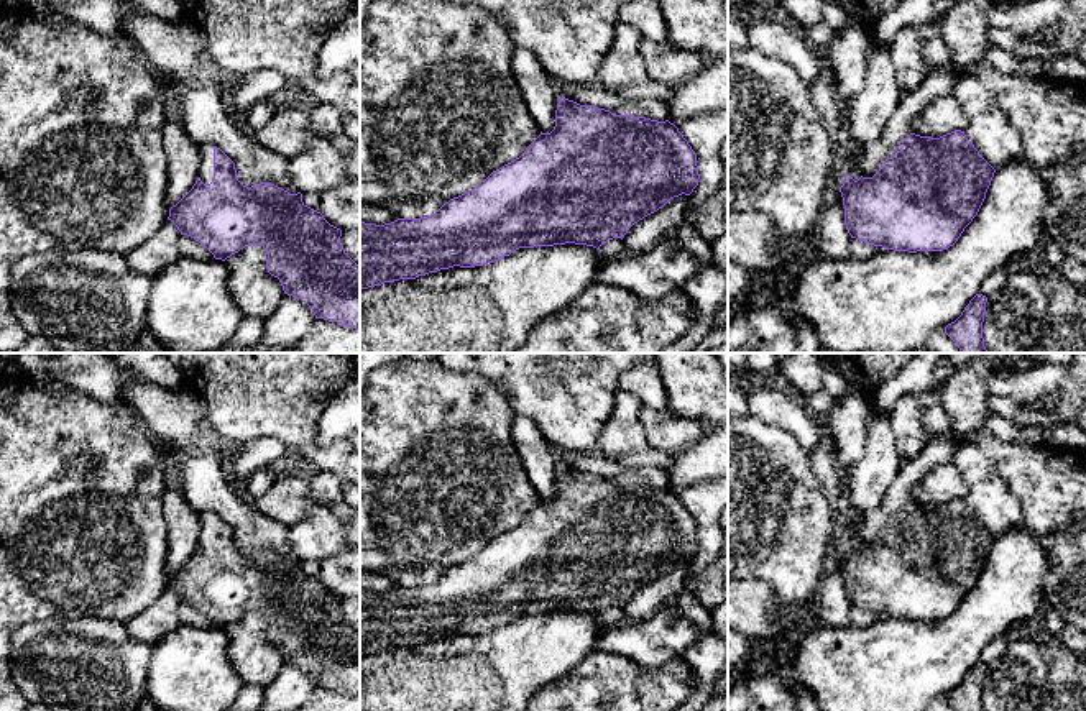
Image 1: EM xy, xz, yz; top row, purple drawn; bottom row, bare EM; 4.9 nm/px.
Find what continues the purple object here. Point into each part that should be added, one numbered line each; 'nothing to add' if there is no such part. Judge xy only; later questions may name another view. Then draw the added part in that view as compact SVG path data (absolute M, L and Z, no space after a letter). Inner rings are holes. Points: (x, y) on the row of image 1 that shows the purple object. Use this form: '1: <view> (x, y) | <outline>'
1: xy (206, 169) | M205 143L200 144L200 166L199 177L204 184L210 184L214 181L214 144Z

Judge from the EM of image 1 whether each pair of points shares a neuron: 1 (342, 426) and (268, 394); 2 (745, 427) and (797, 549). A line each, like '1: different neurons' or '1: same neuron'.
1: different neurons
2: same neuron

